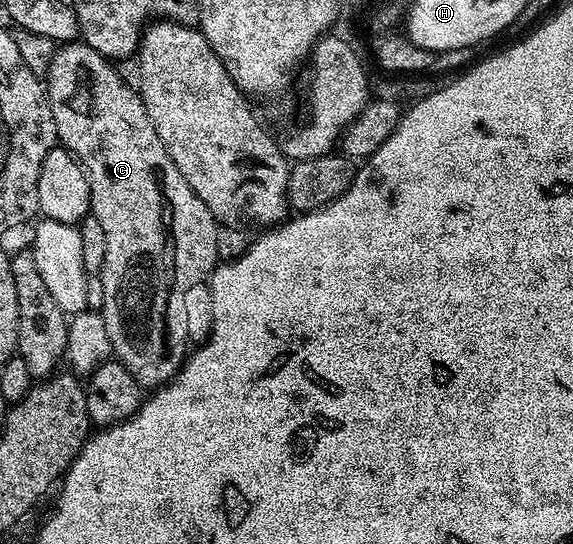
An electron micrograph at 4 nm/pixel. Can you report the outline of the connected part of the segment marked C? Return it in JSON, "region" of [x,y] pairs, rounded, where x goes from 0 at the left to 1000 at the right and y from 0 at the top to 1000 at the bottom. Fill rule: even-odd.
{"region":[[[113,79],[94,96],[86,118],[86,131],[75,143],[79,175],[86,180],[89,211],[96,219],[101,261],[141,298],[141,305],[147,307],[148,318],[155,324],[155,382],[159,395],[166,403],[173,403],[173,412],[180,415],[180,439],[187,439],[187,461],[180,469],[180,491],[175,506],[180,520],[180,557],[173,574],[178,586],[187,594],[187,616],[194,623],[194,638],[197,640],[195,654],[209,664],[215,675],[222,675],[222,682],[229,682],[229,689],[239,699],[241,708],[265,719],[286,708],[290,700],[297,700],[302,688],[311,680],[302,671],[302,656],[288,656],[288,634],[281,634],[281,546],[288,546],[288,524],[281,524],[281,494],[274,494],[274,465],[281,465],[281,399],[274,399],[274,392],[281,392],[281,377],[288,377],[288,369],[281,369],[281,362],[288,362],[288,355],[302,355],[302,362],[309,362],[309,355],[316,355],[316,362],[330,362],[330,369],[323,369],[323,377],[330,377],[330,399],[344,399],[344,360],[335,344],[319,329],[312,307],[305,307],[284,256],[277,256],[267,222],[257,211],[257,197],[246,188],[244,169],[234,158],[230,164],[204,136],[204,127],[197,121],[202,118],[185,105],[175,88],[161,90],[155,85],[161,81],[141,81],[148,83],[134,85],[134,79]],[[218,537],[234,539],[239,546],[218,546]]]}

